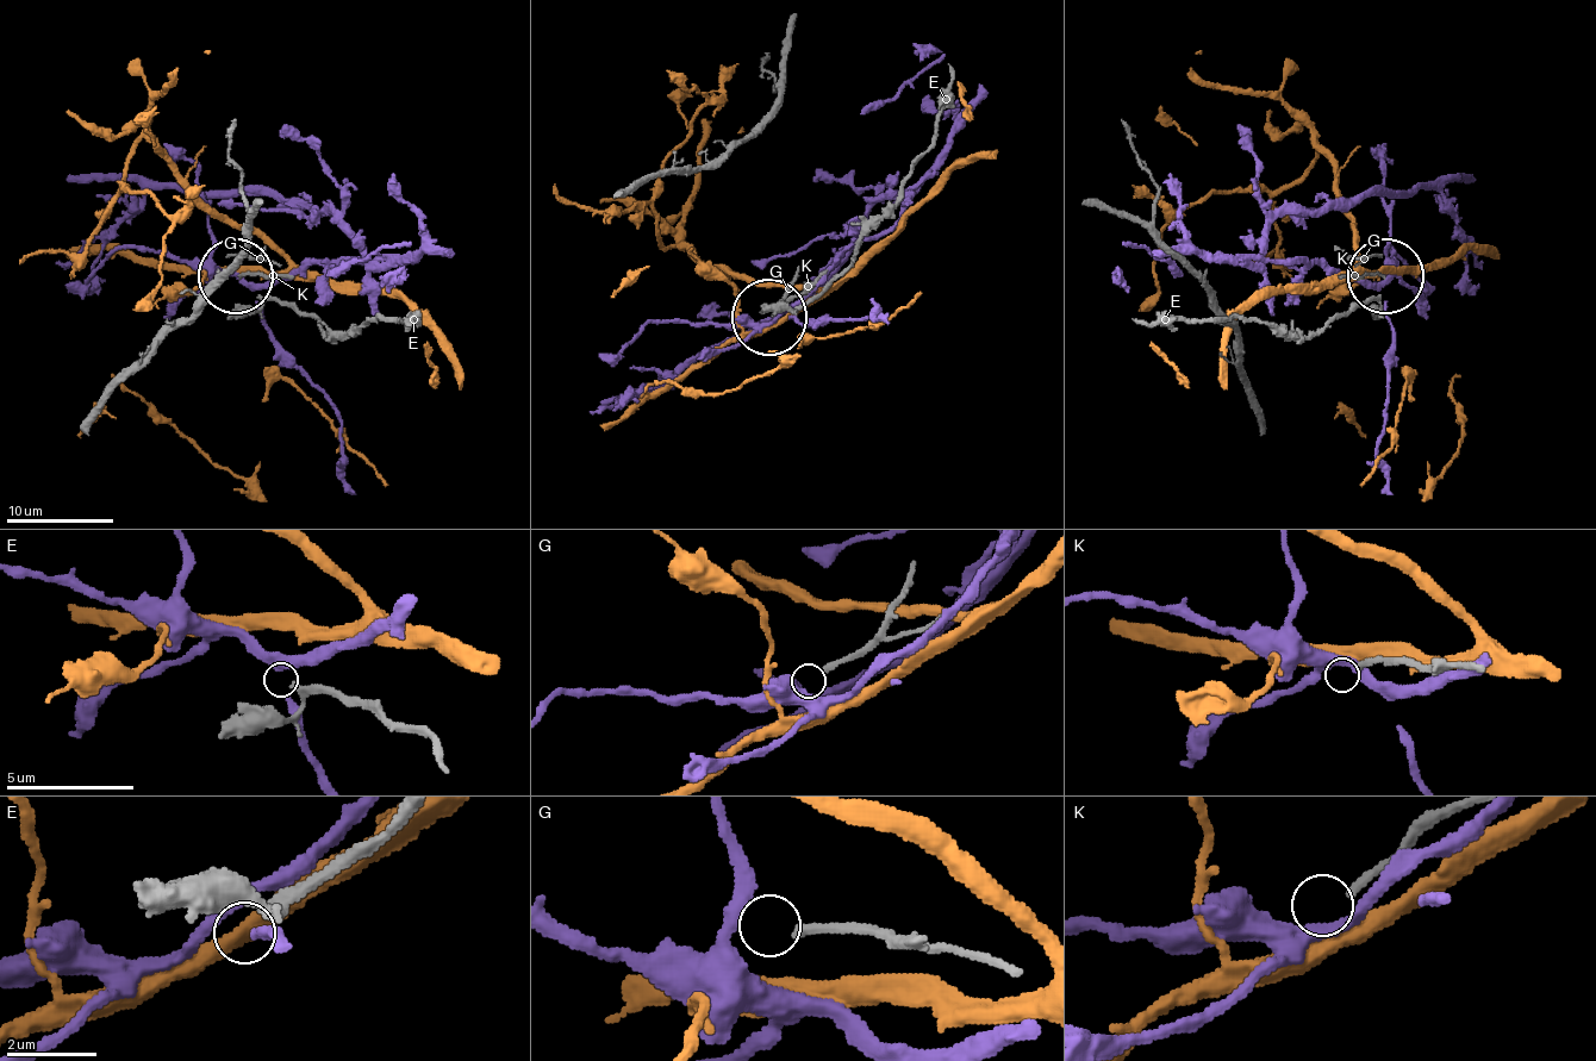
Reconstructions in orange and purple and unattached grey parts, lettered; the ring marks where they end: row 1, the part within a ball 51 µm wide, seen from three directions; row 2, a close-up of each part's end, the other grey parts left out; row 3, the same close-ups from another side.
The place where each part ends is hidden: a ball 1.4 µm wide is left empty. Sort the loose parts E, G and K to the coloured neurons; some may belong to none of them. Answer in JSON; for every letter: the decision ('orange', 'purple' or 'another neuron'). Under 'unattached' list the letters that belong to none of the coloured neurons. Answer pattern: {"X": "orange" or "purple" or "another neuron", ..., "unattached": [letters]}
{"E": "another neuron", "G": "another neuron", "K": "another neuron", "unattached": ["E", "G", "K"]}

